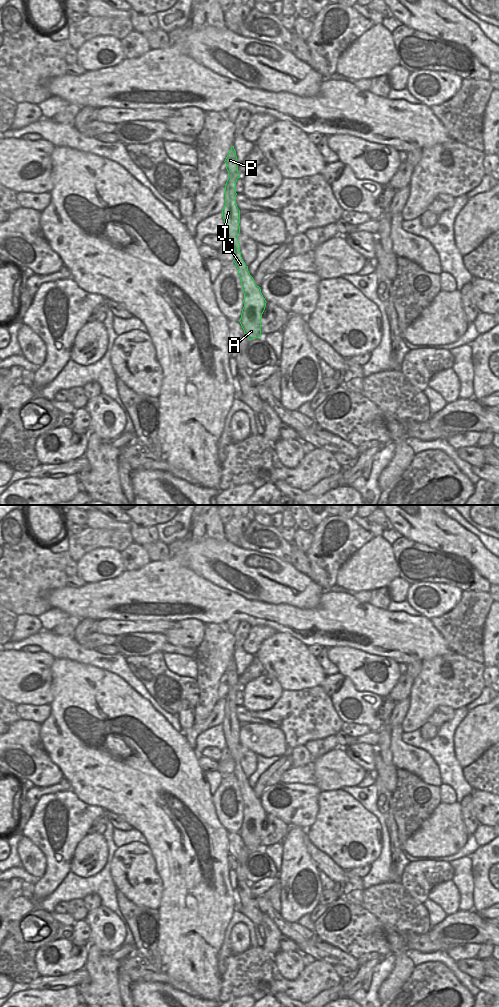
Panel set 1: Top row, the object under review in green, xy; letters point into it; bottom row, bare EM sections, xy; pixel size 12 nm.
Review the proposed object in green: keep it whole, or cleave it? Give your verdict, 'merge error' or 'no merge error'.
no merge error

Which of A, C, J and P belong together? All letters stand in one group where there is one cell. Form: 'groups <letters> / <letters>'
groups A C J P

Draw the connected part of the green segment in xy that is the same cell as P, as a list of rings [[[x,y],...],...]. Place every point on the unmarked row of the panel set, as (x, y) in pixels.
[[[234,658],[228,664],[224,673],[228,683],[228,692],[225,697],[225,717],[222,722],[222,729],[226,746],[230,751],[230,757],[234,761],[234,772],[238,787],[241,792],[242,803],[244,805],[244,819],[239,832],[244,846],[249,852],[261,849],[261,831],[266,819],[266,812],[261,805],[261,801],[256,797],[253,789],[248,783],[240,764],[238,746],[240,745],[240,722],[236,716],[236,694],[240,690],[238,685],[238,674]]]

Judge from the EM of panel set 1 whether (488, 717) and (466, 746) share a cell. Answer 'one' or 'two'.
one

